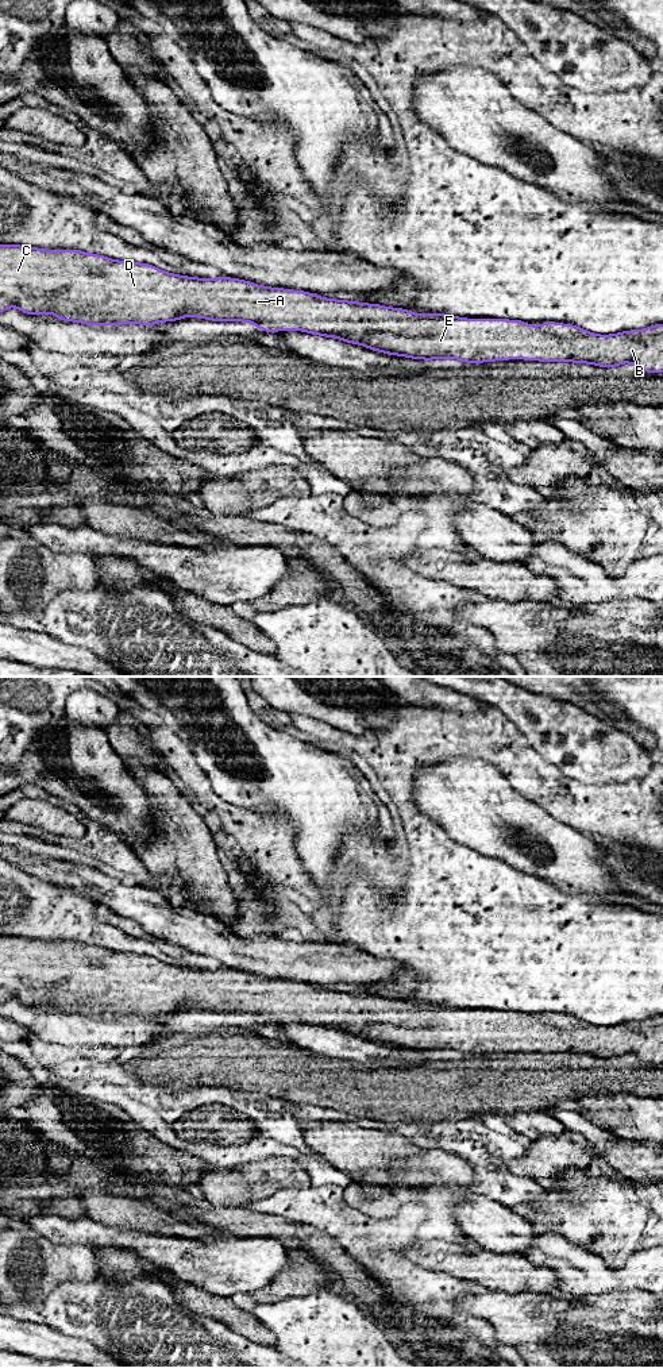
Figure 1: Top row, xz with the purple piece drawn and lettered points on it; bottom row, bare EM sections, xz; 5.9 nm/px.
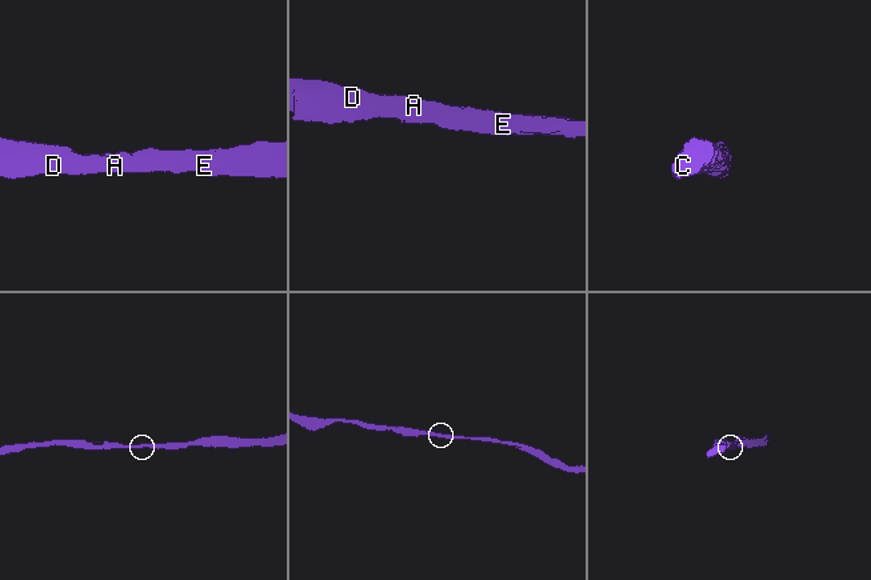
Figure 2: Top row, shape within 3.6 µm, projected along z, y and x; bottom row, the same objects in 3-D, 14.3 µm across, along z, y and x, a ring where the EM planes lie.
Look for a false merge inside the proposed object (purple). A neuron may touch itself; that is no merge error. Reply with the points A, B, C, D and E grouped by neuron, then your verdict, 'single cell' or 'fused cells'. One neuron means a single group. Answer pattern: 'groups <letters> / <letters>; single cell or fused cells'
groups A B C D E; single cell

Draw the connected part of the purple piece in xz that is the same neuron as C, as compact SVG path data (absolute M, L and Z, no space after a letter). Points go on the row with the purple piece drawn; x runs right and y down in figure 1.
M0 244L0 312L11 307L26 315L53 313L62 321L78 321L89 325L130 324L153 325L162 321L185 319L186 316L215 321L247 321L261 331L304 331L312 335L336 338L348 343L366 346L383 354L415 359L456 358L467 363L536 359L540 362L591 363L612 369L621 363L633 363L647 373L663 373L663 324L647 330L624 331L614 335L595 335L571 324L546 321L543 325L527 325L521 320L505 319L462 319L443 313L419 315L408 309L388 308L378 304L351 302L319 297L302 290L261 286L238 278L219 277L213 280L184 277L159 270L147 263L113 261L78 250L43 250L18 244Z

